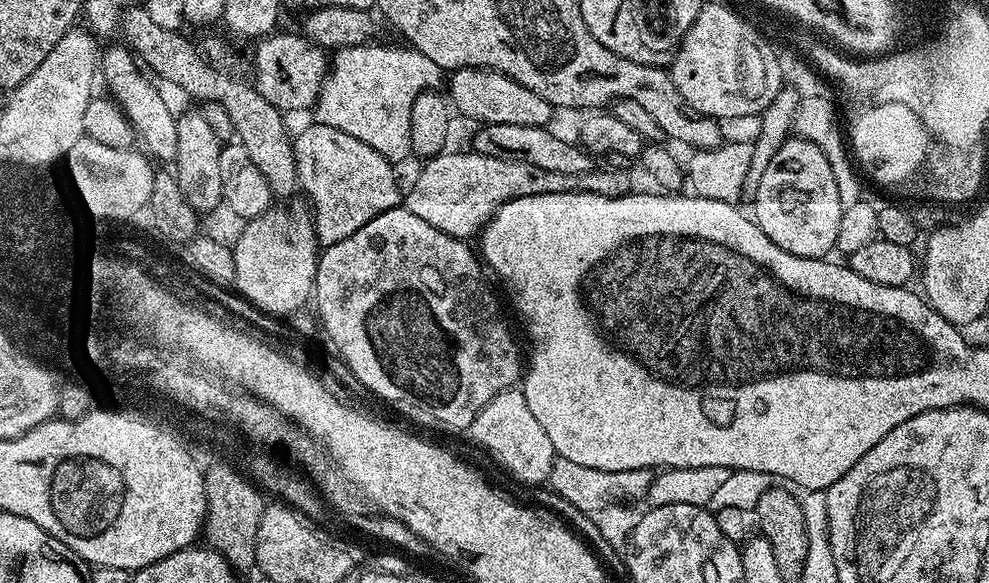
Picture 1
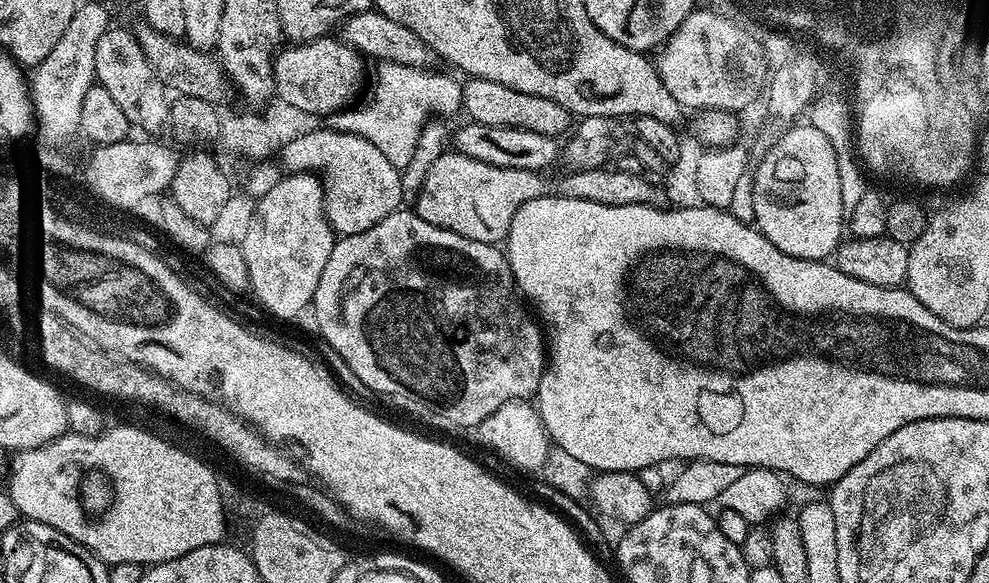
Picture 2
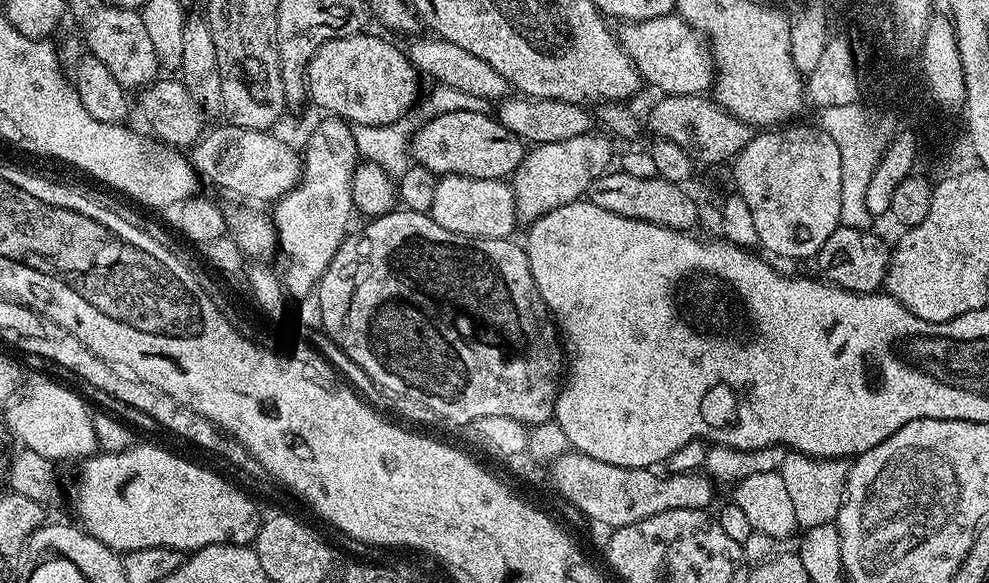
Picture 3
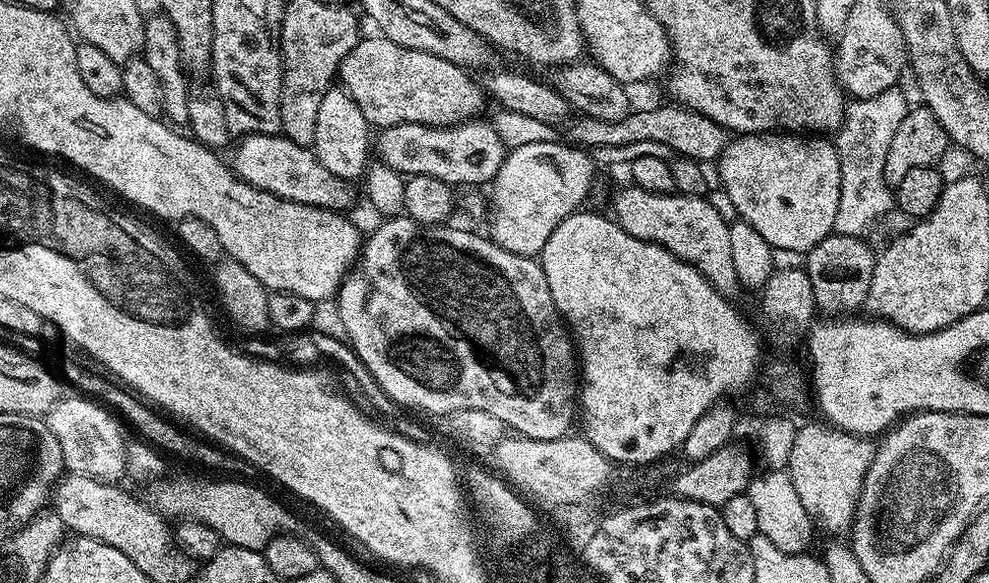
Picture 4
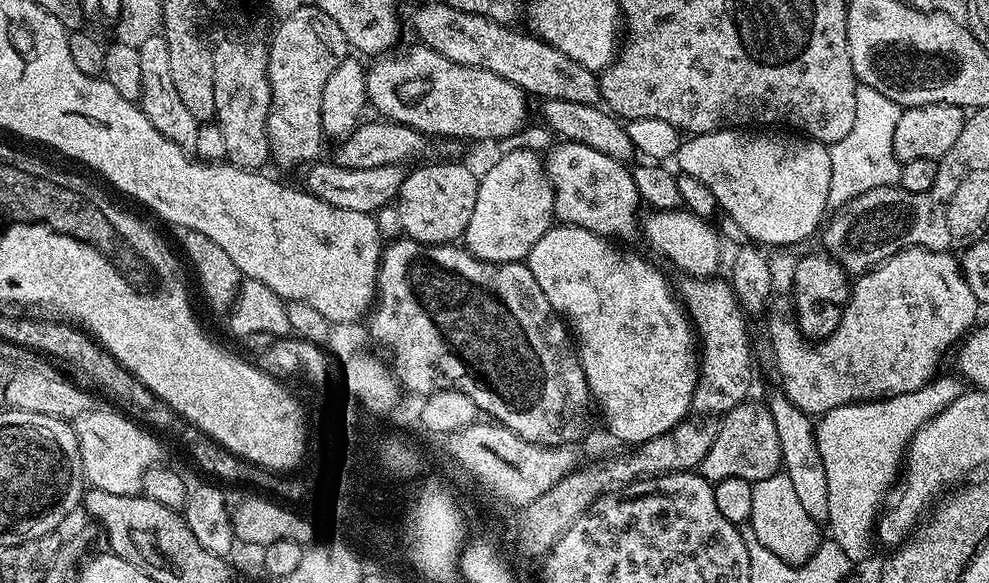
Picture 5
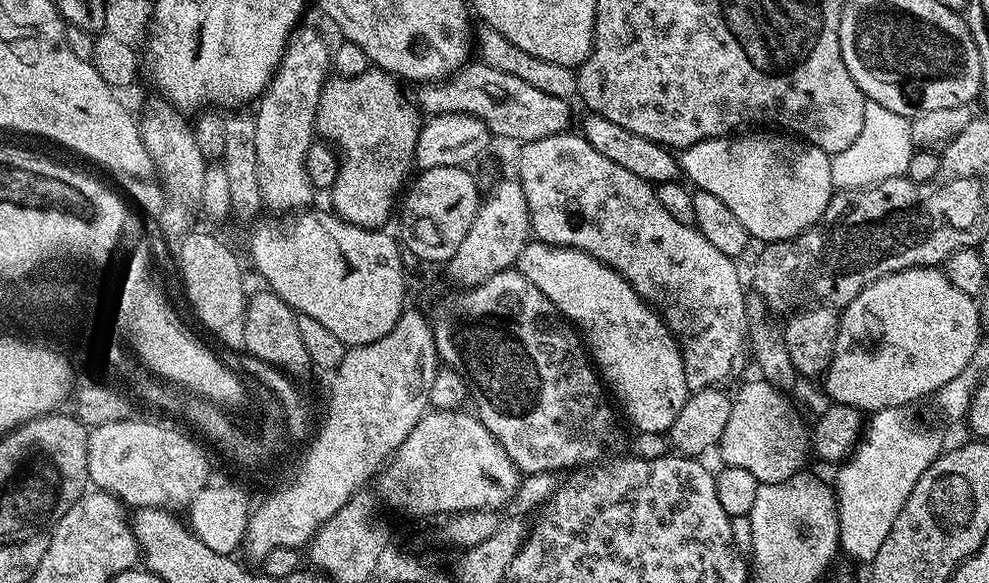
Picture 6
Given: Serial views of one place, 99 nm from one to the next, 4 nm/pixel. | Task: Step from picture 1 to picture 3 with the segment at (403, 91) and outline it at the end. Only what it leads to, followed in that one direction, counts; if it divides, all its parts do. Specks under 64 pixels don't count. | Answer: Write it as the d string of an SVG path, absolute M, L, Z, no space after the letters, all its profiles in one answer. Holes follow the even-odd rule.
M436 84L433 92L423 97L418 104L418 113L406 115L398 122L387 124L386 126L359 126L355 129L356 133L356 151L365 161L380 166L388 176L396 182L400 181L402 174L410 166L410 145L412 137L422 121L427 121L440 114L450 114L458 110L470 110L471 112L488 112L490 108L489 101L482 98L474 98L474 94L462 94L462 90L454 90L445 84Z

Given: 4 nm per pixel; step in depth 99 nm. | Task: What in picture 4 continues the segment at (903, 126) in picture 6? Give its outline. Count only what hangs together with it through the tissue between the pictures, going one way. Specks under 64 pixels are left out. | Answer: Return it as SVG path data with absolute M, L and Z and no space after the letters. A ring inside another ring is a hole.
M899 87L887 88L872 98L853 99L845 107L844 121L835 133L834 143L842 186L838 194L838 214L834 214L833 233L838 236L863 237L888 211L894 208L894 192L884 182L886 150L902 118L906 118L910 101L900 93Z

